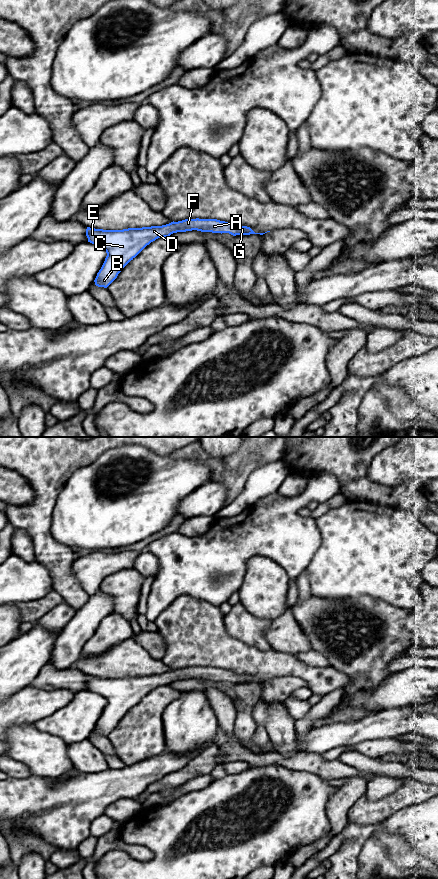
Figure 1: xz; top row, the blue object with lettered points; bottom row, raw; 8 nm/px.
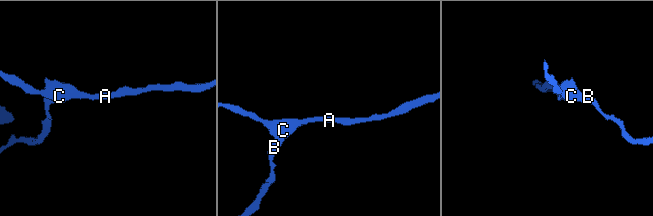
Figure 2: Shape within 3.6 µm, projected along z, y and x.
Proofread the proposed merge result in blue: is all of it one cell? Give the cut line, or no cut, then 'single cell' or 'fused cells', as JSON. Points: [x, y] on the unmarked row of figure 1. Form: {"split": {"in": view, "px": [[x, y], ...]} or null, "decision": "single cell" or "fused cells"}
{"split": null, "decision": "single cell"}

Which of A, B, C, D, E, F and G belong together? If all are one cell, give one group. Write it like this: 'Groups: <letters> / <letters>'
Groups: A B C D E F G

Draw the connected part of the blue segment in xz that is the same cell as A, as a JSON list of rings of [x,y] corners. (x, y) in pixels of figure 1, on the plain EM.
[[[185,667],[178,670],[171,670],[162,674],[151,674],[142,676],[128,676],[123,678],[103,678],[87,675],[86,684],[88,690],[100,694],[103,696],[107,704],[105,709],[97,721],[94,728],[95,733],[98,735],[107,736],[118,724],[121,718],[133,708],[147,693],[155,689],[158,686],[169,685],[173,681],[186,680],[197,678],[201,680],[212,680],[212,681],[229,681],[233,684],[236,683],[250,683],[250,682],[260,682],[265,681],[255,681],[250,675],[247,674],[237,674],[230,670],[220,669],[217,667]]]

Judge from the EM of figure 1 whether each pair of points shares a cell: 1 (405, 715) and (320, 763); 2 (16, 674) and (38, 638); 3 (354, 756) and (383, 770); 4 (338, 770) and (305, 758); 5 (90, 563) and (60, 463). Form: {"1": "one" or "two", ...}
{"1": "two", "2": "one", "3": "one", "4": "one", "5": "two"}

